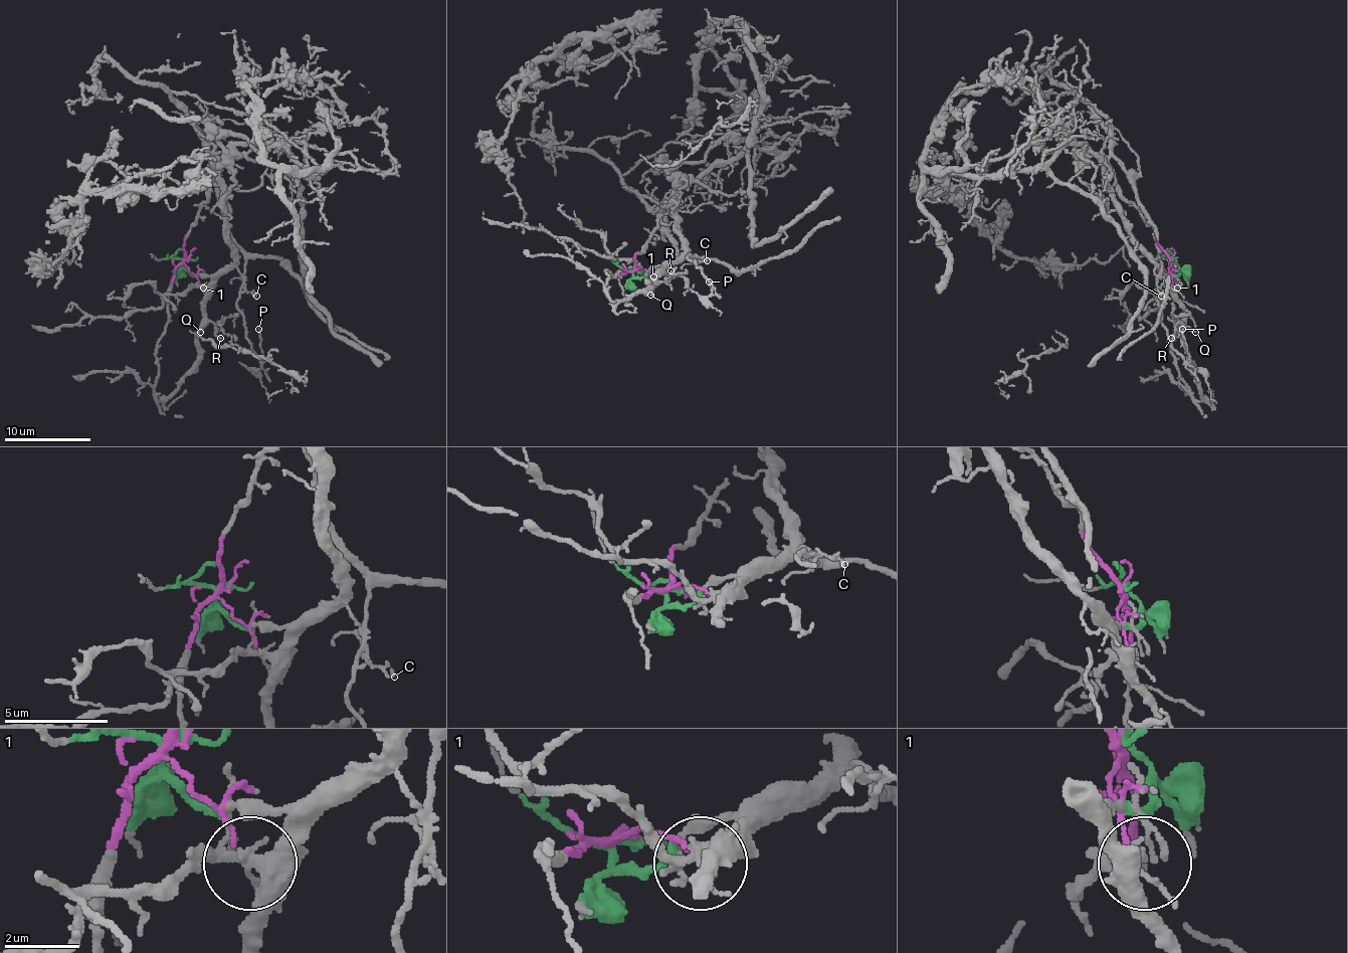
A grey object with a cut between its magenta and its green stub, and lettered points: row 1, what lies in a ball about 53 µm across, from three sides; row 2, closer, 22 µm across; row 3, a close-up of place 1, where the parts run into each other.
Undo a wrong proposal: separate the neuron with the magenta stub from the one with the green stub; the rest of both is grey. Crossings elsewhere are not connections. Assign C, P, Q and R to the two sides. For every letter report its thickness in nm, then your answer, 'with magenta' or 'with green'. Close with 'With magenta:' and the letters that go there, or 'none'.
C: 90 nm | with magenta
P: 100 nm | with magenta
Q: 190 nm | with green
R: 110 nm | with green
With magenta: C, P

